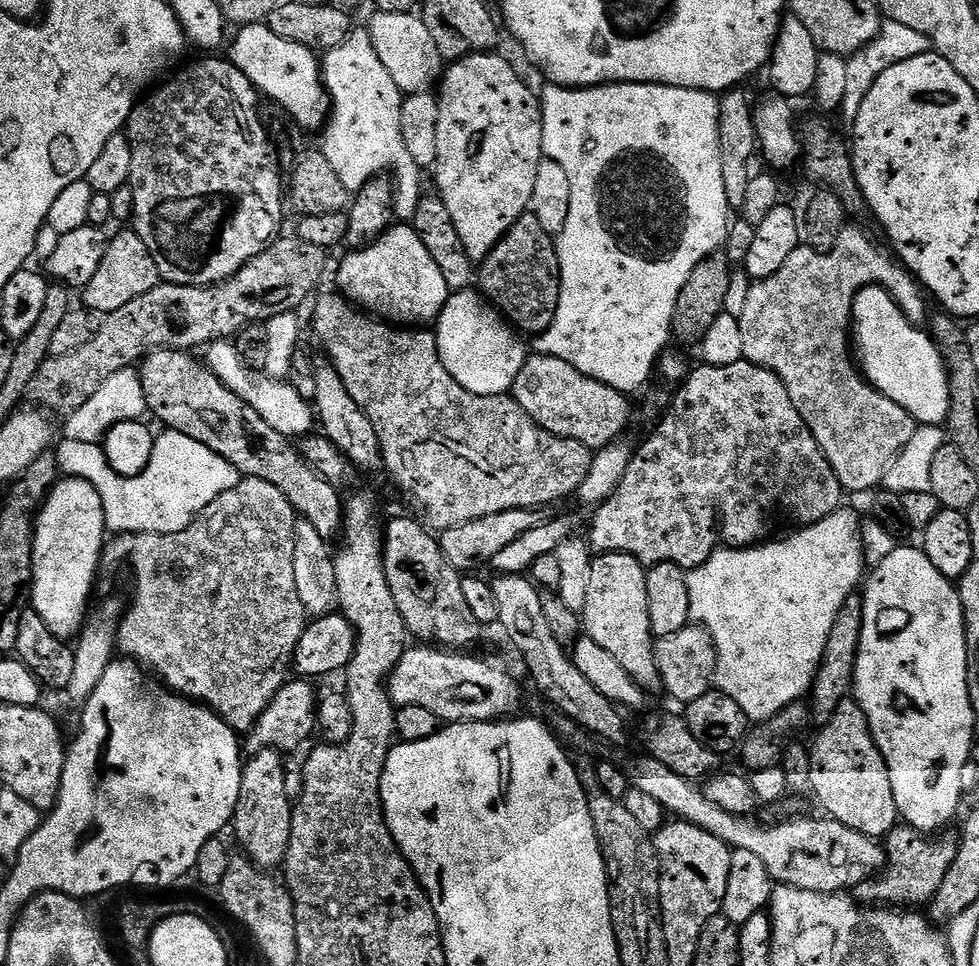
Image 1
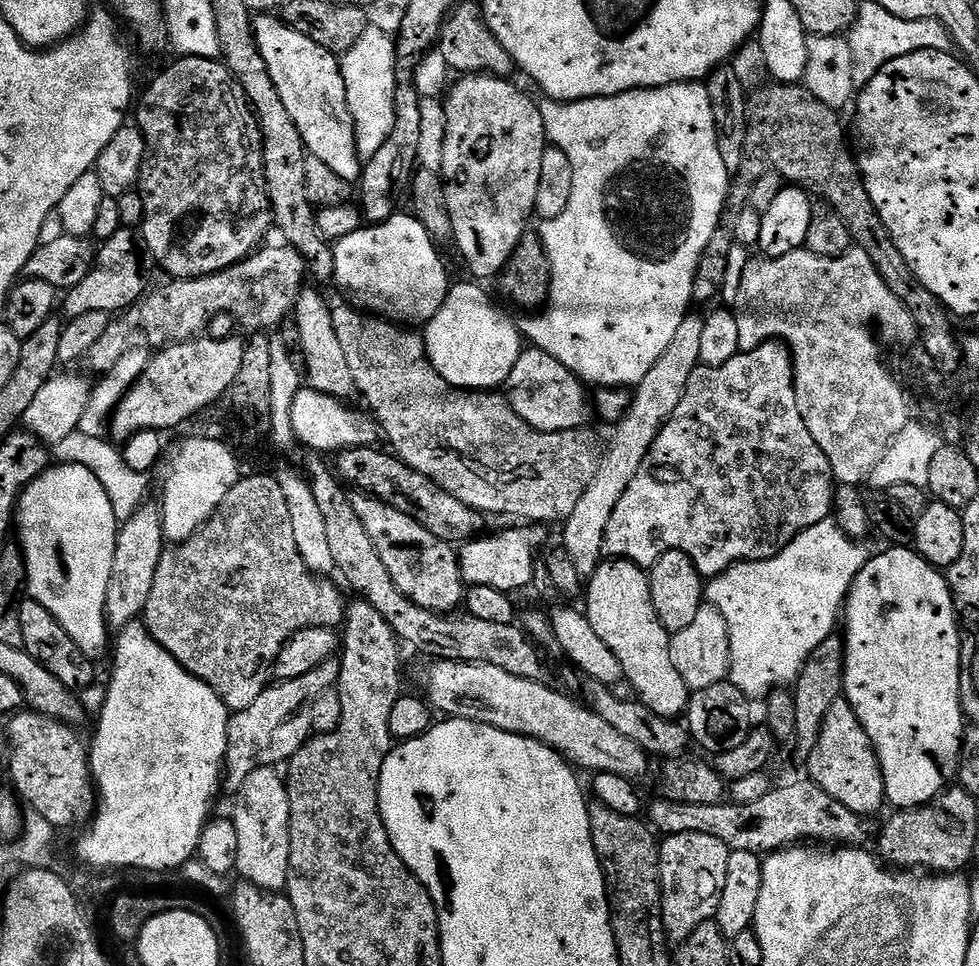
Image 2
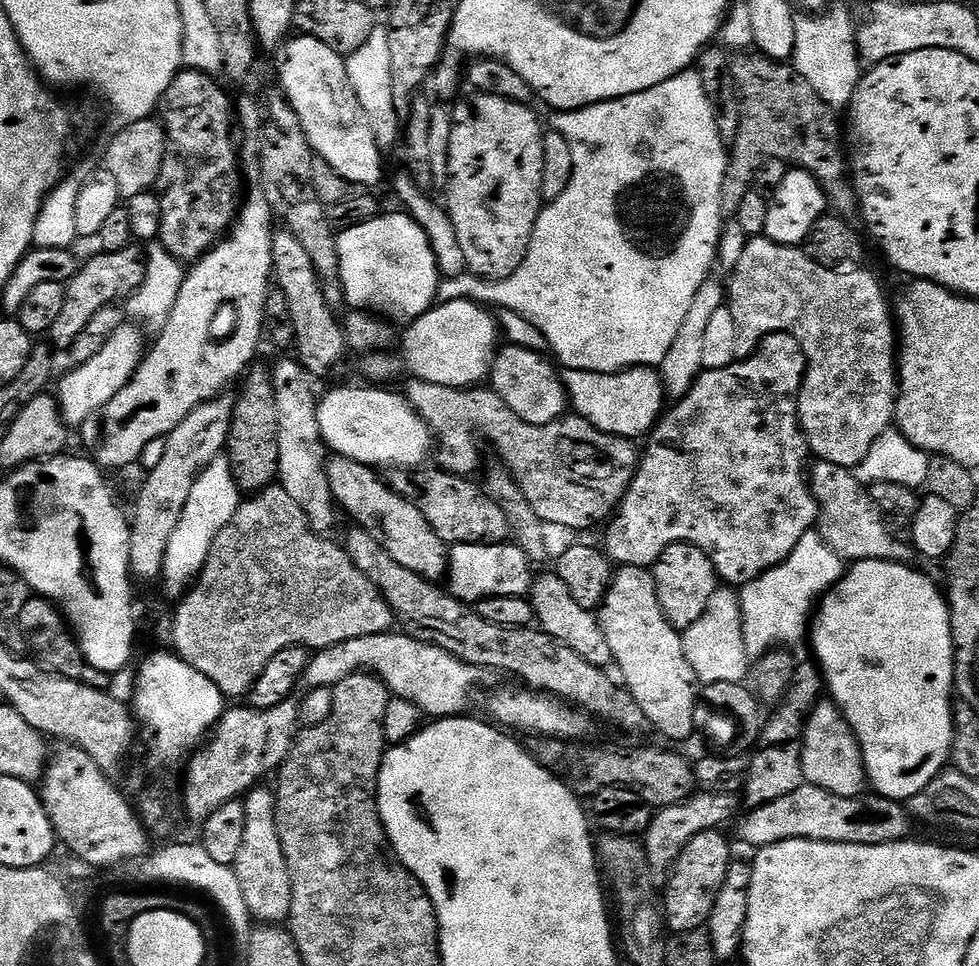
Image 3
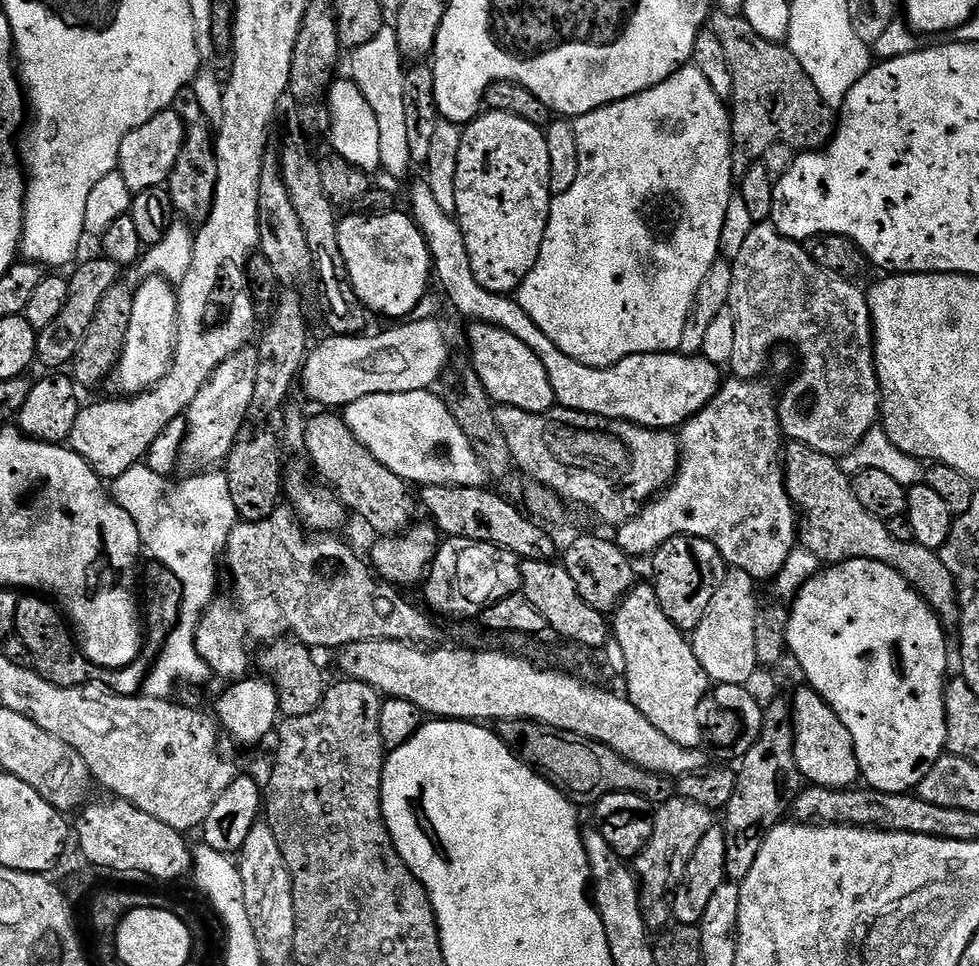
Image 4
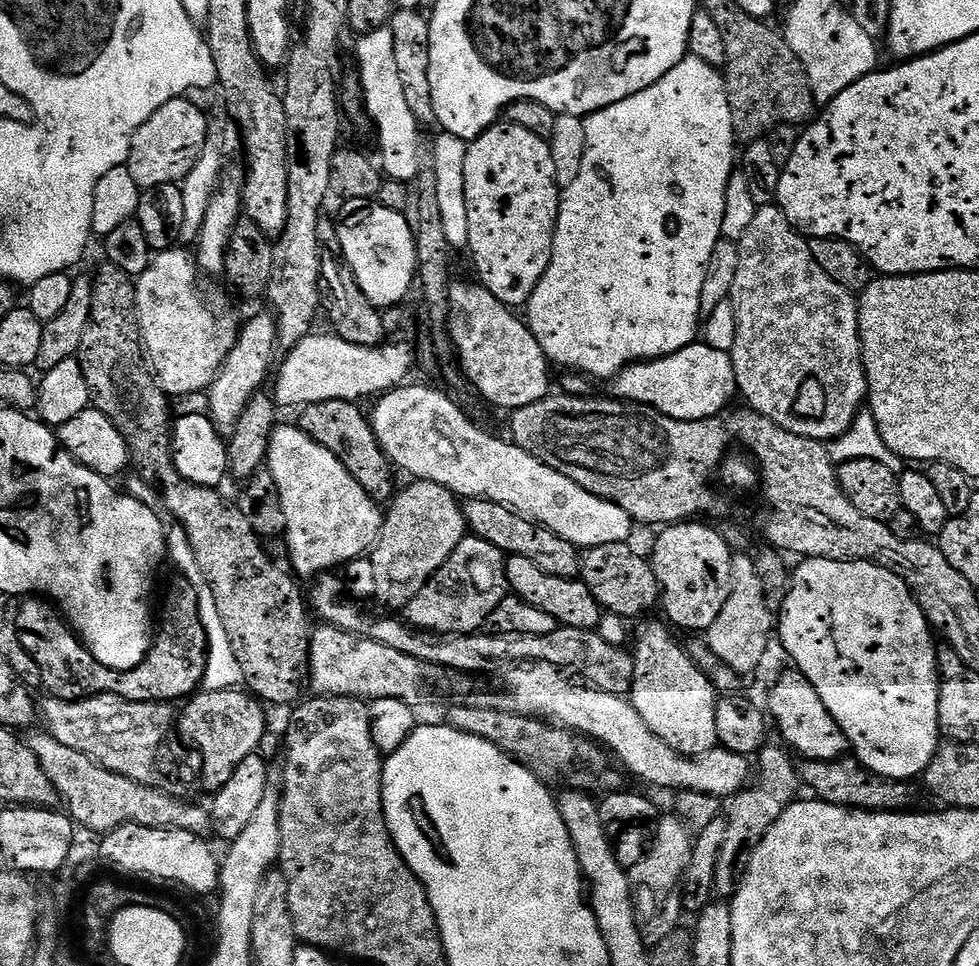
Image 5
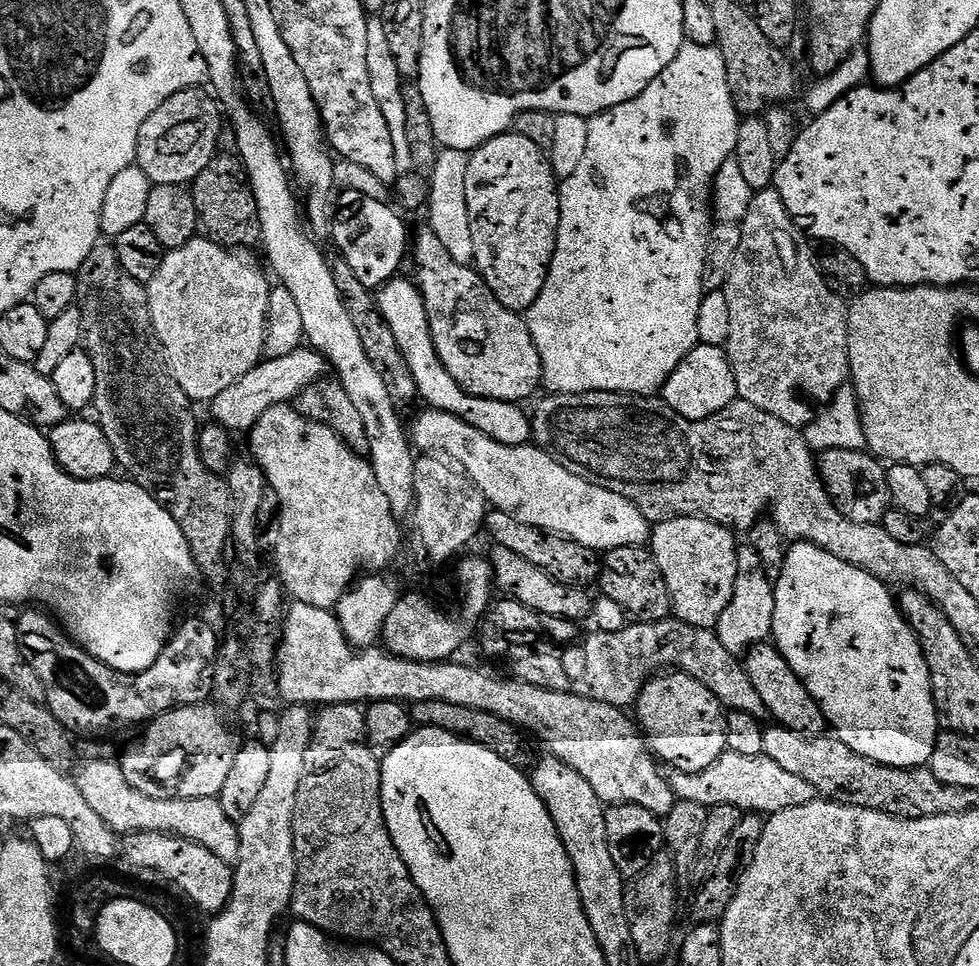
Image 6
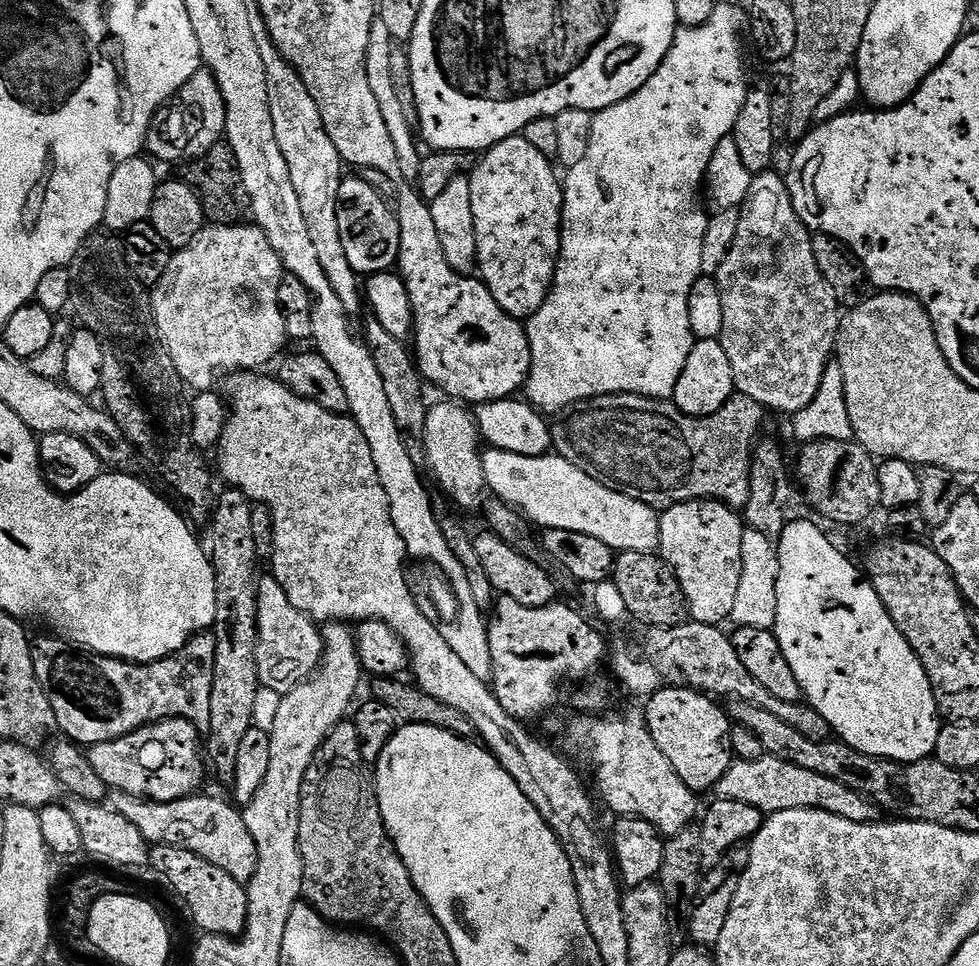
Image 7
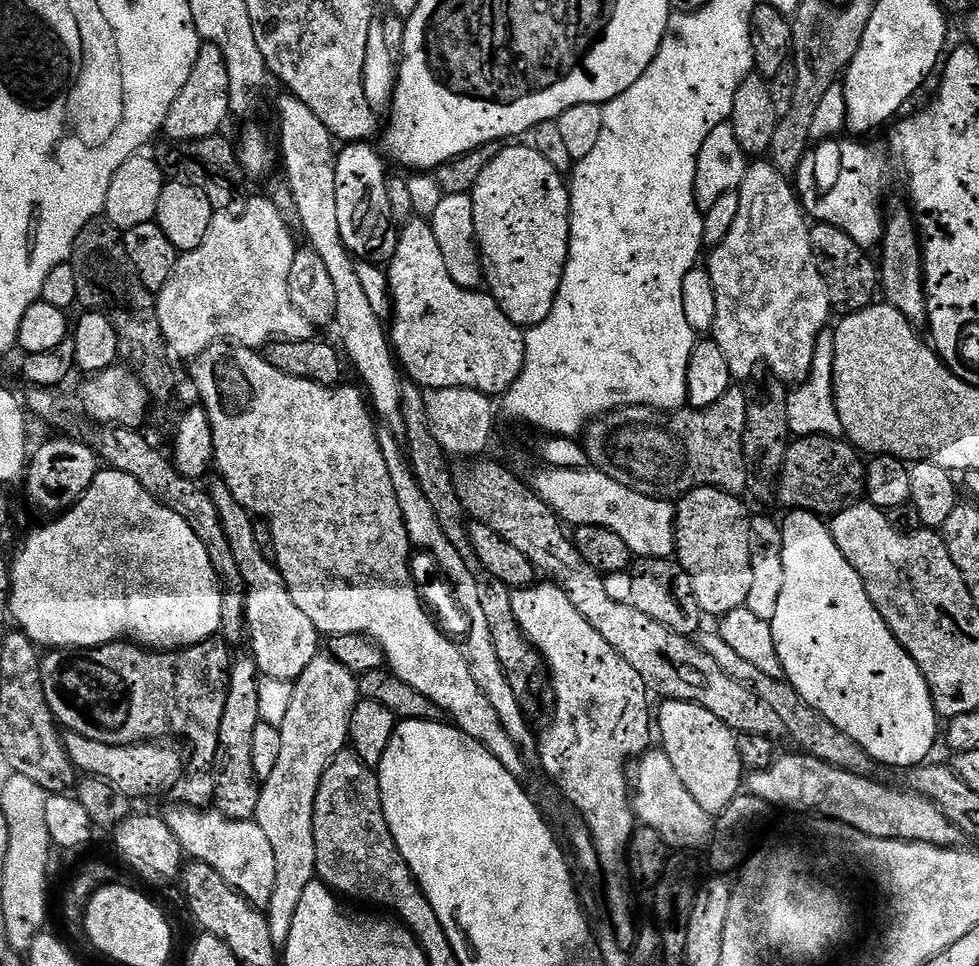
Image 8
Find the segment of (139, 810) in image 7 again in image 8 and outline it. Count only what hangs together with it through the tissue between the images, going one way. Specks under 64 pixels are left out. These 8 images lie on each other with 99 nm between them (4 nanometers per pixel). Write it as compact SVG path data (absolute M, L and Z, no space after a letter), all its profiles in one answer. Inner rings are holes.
M172 806L169 812L163 813L166 826L178 838L180 849L185 857L197 864L214 866L222 878L238 894L242 894L255 908L264 910L274 900L274 874L278 866L274 863L274 849L270 846L270 838L256 824L255 819L235 820L226 818L226 814L202 808L186 808Z

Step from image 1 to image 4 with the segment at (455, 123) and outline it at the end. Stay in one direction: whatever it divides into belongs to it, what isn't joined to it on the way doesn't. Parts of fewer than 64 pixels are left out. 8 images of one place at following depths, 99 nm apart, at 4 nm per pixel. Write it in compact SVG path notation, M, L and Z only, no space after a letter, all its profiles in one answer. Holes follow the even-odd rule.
M485 111L462 128L462 146L458 146L458 174L454 174L454 217L466 240L474 278L486 290L512 294L534 270L542 250L548 215L554 194L550 190L550 150L546 150L545 129L514 118L514 114Z

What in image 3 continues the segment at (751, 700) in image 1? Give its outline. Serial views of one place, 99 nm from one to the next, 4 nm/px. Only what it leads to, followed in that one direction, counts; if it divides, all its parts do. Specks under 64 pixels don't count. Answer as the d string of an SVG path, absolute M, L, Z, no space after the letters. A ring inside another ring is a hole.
M813 530L802 534L802 542L794 546L790 558L776 568L754 578L739 589L742 610L742 634L749 657L759 658L781 646L793 646L805 639L818 601L833 588L846 571L845 561Z

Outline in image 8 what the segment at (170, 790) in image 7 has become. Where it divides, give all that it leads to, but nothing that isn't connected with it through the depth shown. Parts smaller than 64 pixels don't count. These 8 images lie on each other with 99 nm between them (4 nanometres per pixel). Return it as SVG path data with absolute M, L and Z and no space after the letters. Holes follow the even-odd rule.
M65 731L62 736L64 753L84 776L97 776L107 784L113 784L123 796L152 796L176 783L186 760L172 742L145 742L143 744L103 744L94 742L77 732Z

